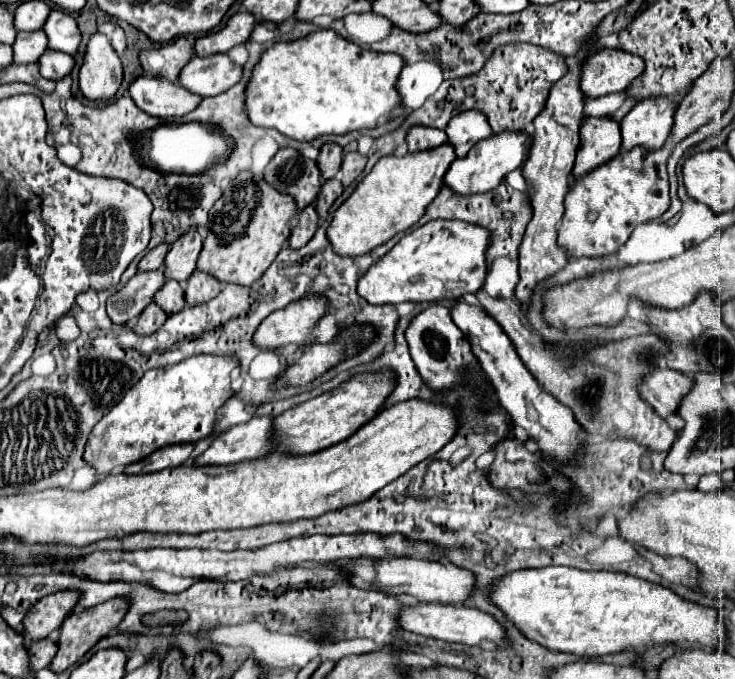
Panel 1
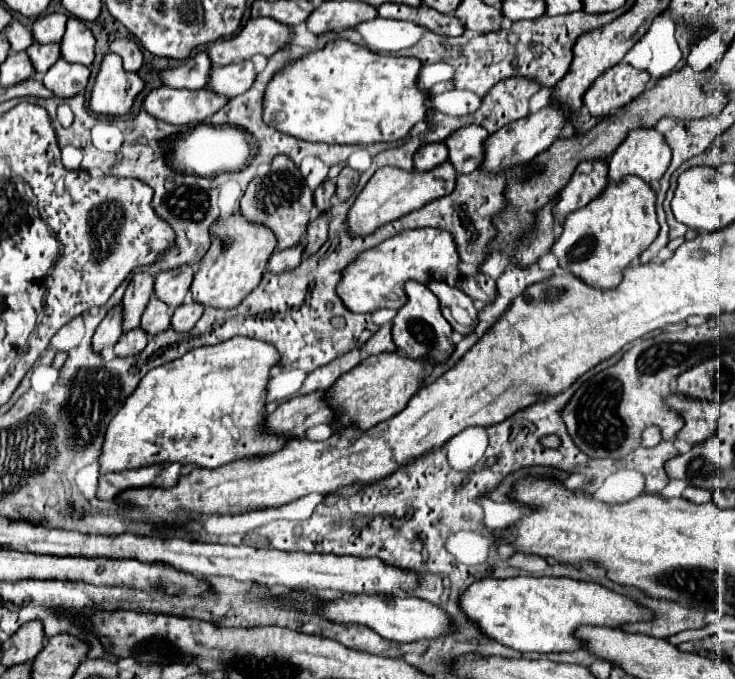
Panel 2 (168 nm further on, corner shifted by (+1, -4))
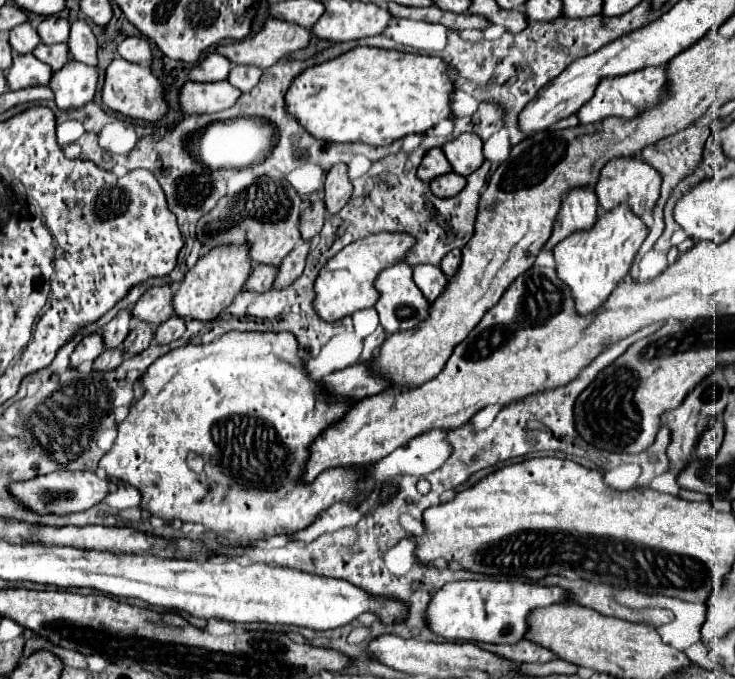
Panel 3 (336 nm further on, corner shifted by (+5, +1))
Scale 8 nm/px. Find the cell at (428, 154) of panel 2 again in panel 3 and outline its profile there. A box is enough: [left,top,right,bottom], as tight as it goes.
[418,147,452,181]

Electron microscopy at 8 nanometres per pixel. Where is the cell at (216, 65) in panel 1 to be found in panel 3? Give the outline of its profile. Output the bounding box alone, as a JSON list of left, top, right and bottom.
[228,65,262,93]

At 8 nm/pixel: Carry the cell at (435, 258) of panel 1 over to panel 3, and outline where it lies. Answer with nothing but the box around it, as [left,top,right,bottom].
[314,233,414,321]

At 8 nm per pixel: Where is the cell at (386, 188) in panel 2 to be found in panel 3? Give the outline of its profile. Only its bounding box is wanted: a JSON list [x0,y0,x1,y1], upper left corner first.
[430,171,466,199]

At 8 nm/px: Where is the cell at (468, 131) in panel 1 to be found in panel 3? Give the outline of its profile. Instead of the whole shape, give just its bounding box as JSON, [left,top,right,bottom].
[442,133,484,175]

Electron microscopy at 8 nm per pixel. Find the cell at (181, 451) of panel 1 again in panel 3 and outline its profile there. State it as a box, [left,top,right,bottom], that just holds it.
[10,471,114,515]

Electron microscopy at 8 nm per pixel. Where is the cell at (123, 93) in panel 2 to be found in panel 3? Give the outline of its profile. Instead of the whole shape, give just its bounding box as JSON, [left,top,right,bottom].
[102,57,166,121]

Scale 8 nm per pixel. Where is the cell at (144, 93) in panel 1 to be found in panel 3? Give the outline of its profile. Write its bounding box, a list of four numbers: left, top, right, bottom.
[178,81,242,115]

